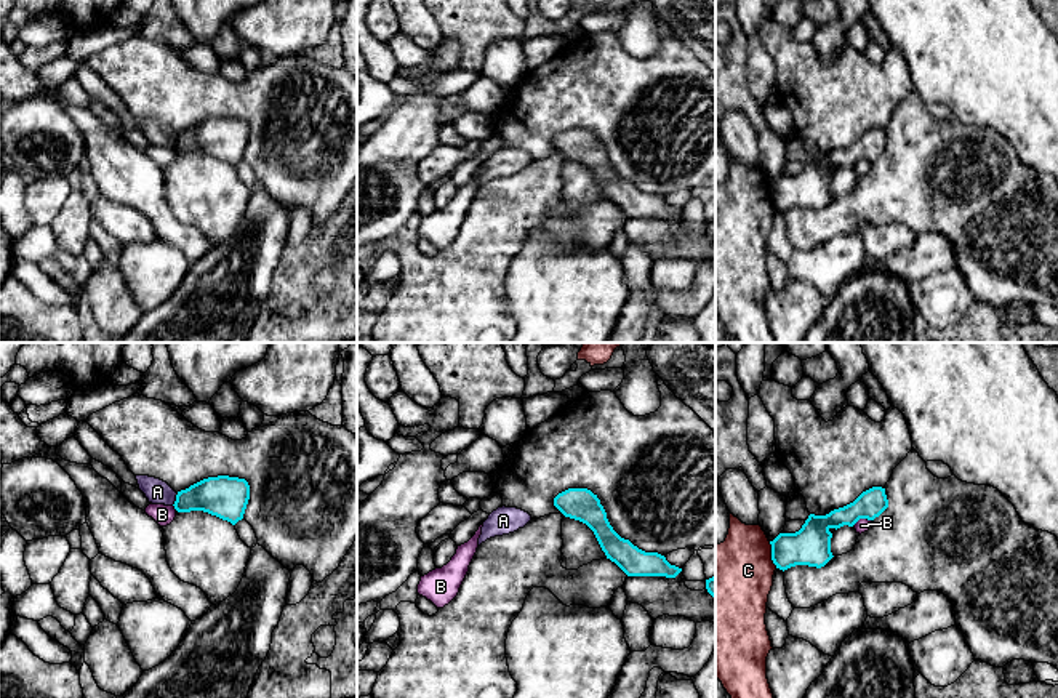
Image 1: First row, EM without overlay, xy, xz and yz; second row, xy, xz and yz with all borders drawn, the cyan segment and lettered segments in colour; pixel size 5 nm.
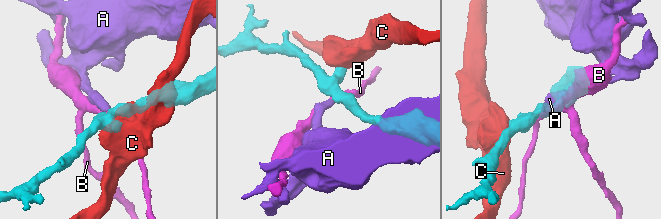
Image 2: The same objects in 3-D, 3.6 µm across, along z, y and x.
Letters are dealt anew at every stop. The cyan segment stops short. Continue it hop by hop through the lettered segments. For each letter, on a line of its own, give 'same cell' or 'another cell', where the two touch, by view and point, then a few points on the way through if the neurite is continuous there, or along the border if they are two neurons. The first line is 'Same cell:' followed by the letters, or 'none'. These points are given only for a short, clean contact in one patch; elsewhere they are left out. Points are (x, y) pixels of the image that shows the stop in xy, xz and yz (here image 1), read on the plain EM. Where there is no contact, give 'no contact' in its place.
Same cell: none
A: another cell | xy (176, 141) | along xy (178, 135), (172, 146)
B: another cell | yz (861, 159) | along yz (871, 160), (858, 160), (852, 167)
C: another cell | yz (772, 196) | along yz (769, 183), (772, 204), (777, 208)

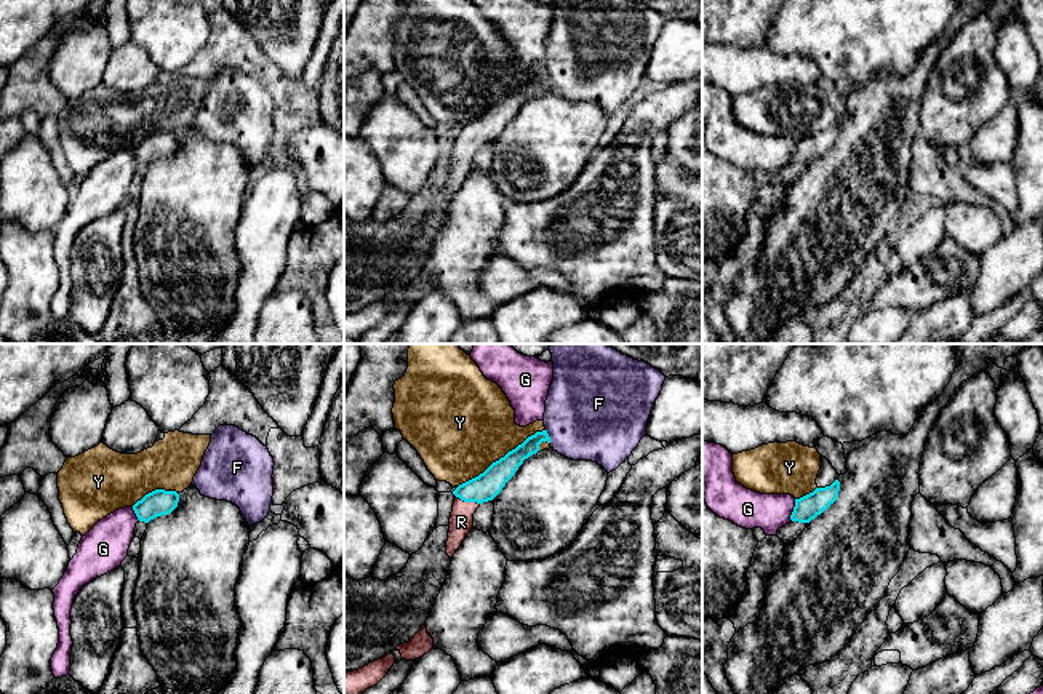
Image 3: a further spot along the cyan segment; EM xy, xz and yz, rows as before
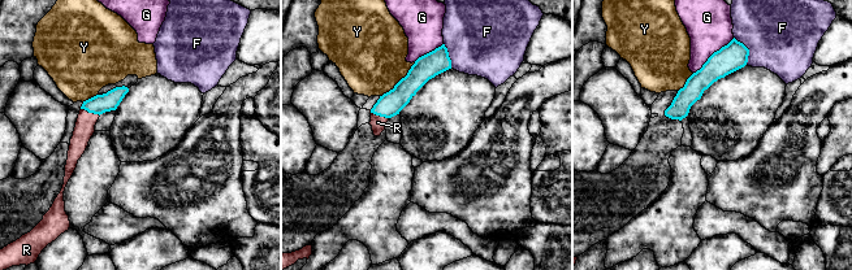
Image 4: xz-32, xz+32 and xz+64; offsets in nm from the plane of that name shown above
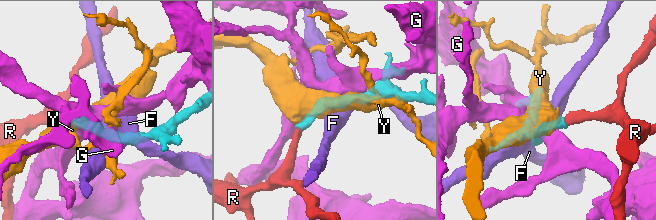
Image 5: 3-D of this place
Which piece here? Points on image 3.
Same cell: R
F: another cell | xz (547, 77)
G: another cell | yz (794, 152) | along yz (795, 141), (791, 162)
R: same cell | xz (467, 143) | across xz (485, 128), (467, 143), (461, 163)
Y: another cell | xz (501, 99)

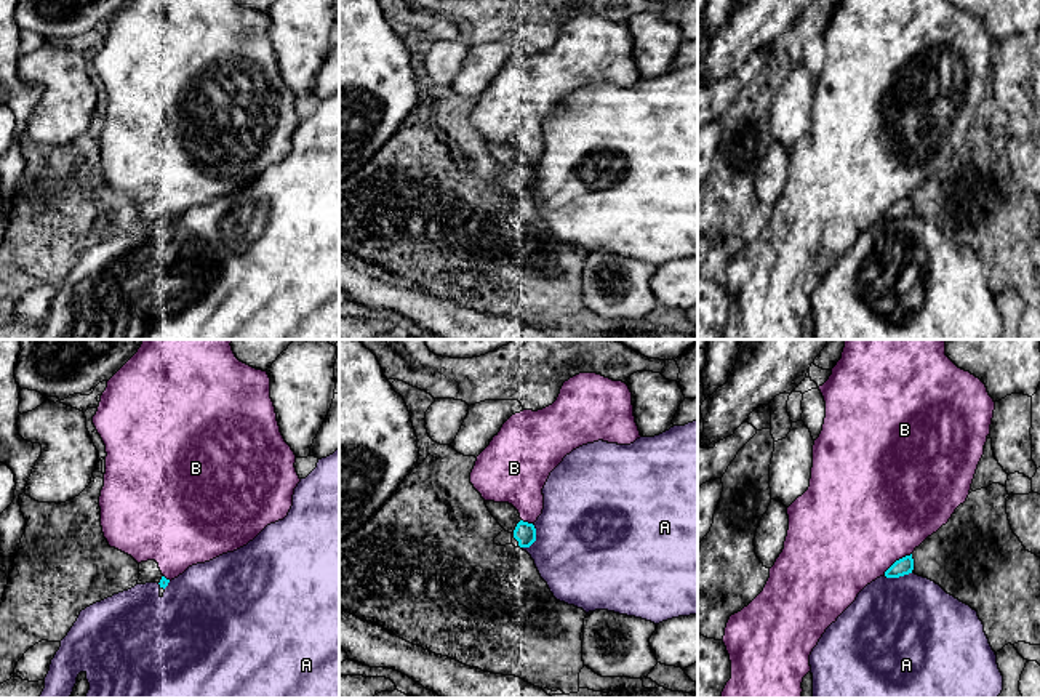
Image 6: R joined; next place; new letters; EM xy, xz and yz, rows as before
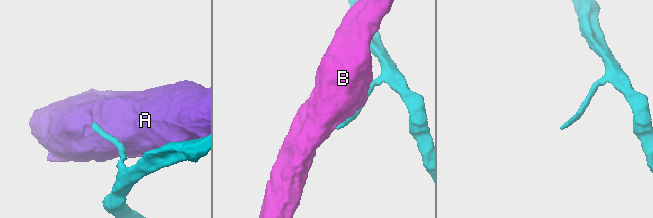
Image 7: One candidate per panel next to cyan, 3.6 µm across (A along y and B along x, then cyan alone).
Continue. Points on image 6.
Same cell: none
A: another cell | xz (535, 180)
B: another cell | yz (896, 202)

